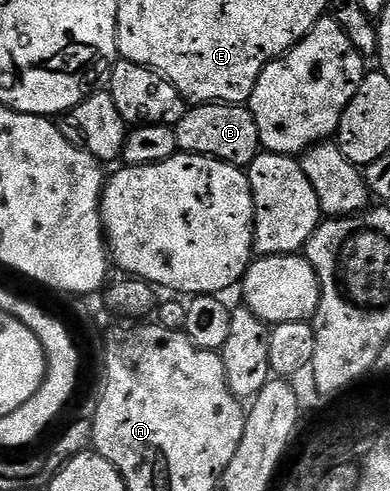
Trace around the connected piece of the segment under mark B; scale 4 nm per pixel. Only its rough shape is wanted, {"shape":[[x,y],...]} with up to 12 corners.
{"shape":[[191,106],[179,152],[243,169],[262,145],[249,106]]}

